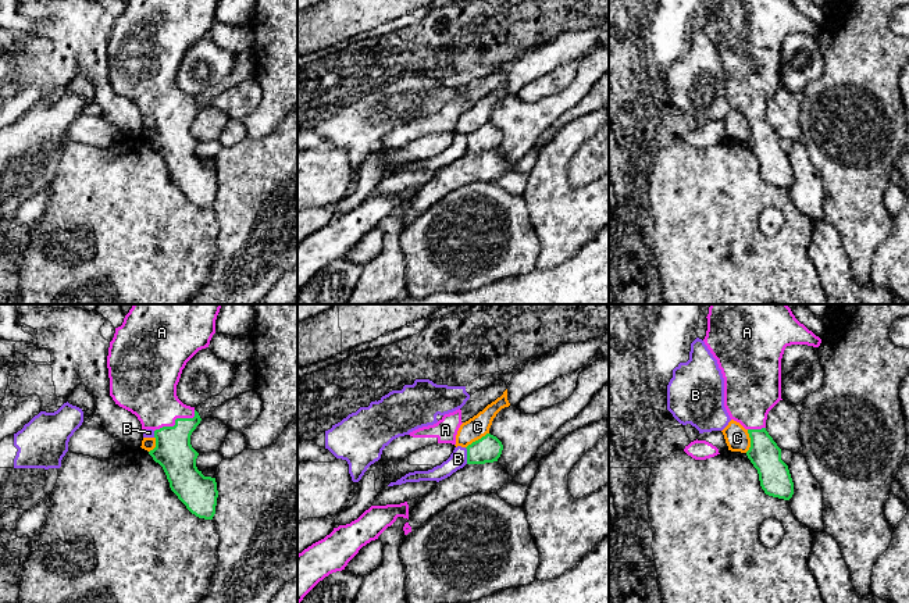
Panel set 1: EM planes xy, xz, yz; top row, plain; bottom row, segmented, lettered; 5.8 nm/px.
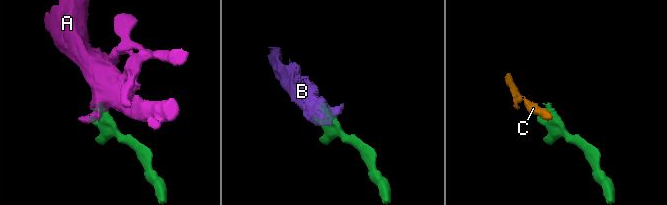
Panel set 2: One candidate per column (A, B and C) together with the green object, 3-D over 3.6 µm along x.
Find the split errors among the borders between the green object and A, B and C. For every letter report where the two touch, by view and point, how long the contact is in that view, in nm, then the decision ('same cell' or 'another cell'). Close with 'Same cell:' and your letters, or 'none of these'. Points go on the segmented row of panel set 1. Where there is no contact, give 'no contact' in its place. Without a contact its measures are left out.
A: meets green in xy at (175, 420); contact 260 nm long; same cell
B: meets green in xz at (467, 456); contact 100 nm long; another cell
C: meets green in xz at (478, 439); contact 160 nm long; another cell
Same cell: A

